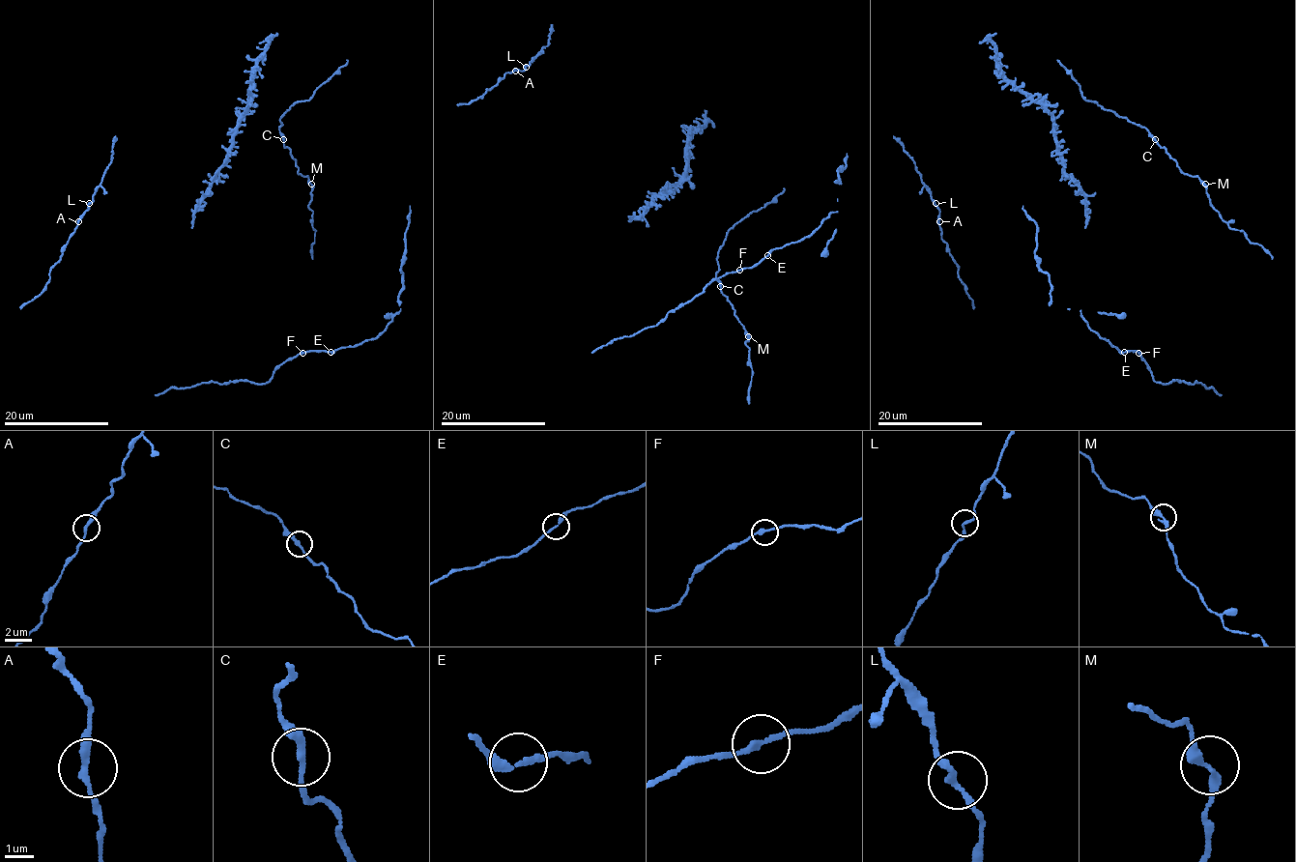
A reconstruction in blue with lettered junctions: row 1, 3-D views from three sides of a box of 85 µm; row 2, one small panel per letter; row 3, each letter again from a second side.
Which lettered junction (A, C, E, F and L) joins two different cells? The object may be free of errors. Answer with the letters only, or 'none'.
none

